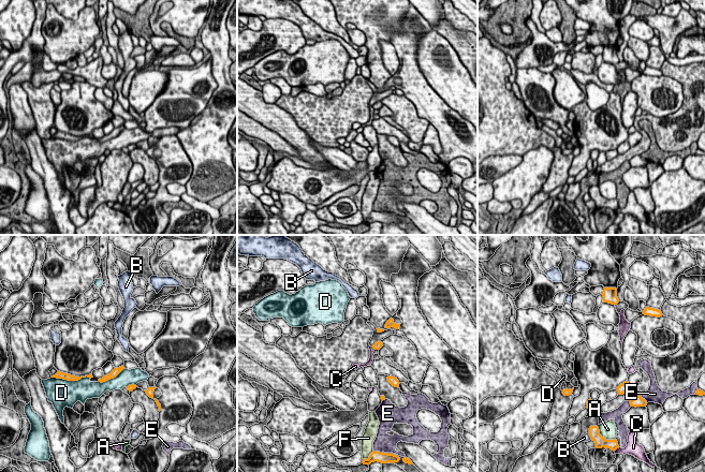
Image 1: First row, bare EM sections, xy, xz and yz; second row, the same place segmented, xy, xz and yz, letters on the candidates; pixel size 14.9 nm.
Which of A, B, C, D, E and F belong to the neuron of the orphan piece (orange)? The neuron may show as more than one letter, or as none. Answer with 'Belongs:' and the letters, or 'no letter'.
Belongs: no letter

